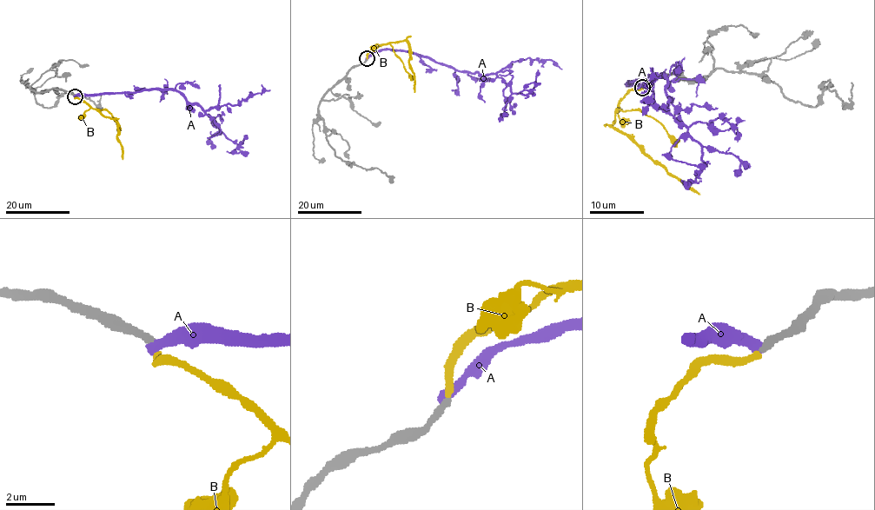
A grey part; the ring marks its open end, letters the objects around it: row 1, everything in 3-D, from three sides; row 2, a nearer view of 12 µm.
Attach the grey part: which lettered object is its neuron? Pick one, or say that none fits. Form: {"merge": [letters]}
{"merge": ["B"]}

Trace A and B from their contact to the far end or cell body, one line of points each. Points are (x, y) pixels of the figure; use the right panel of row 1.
A: (643, 87), (626, 84), (664, 76), (669, 111), (701, 146), (704, 167), (693, 182), (684, 182), (686, 184)
B: (643, 88), (633, 89), (619, 102), (612, 126), (628, 134), (646, 155), (700, 194)

